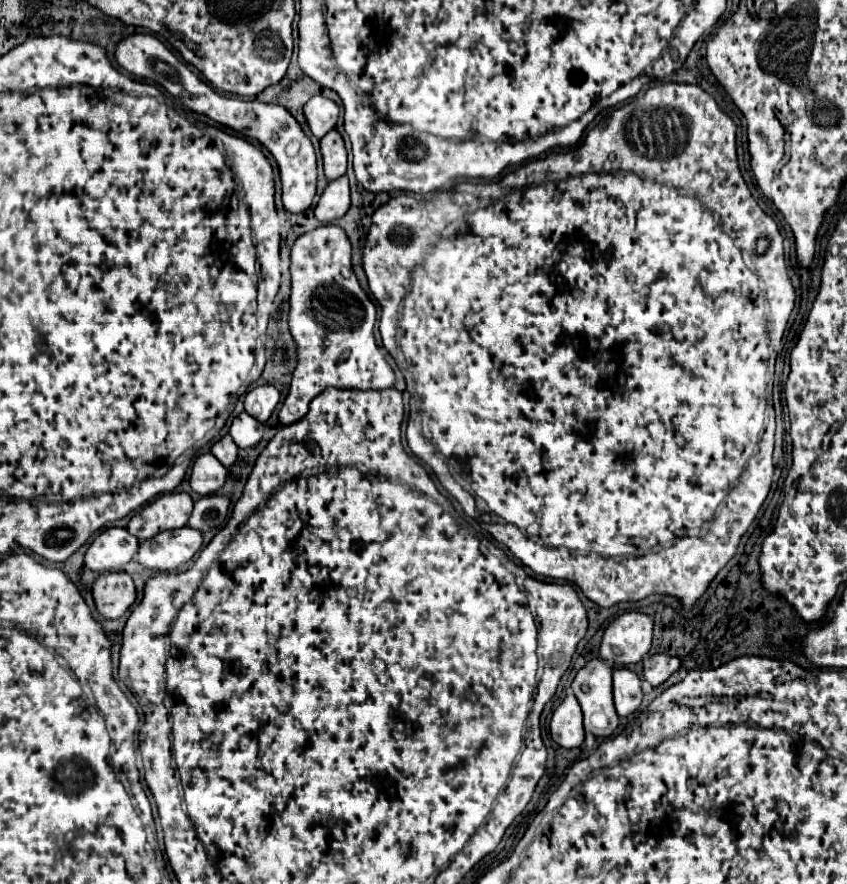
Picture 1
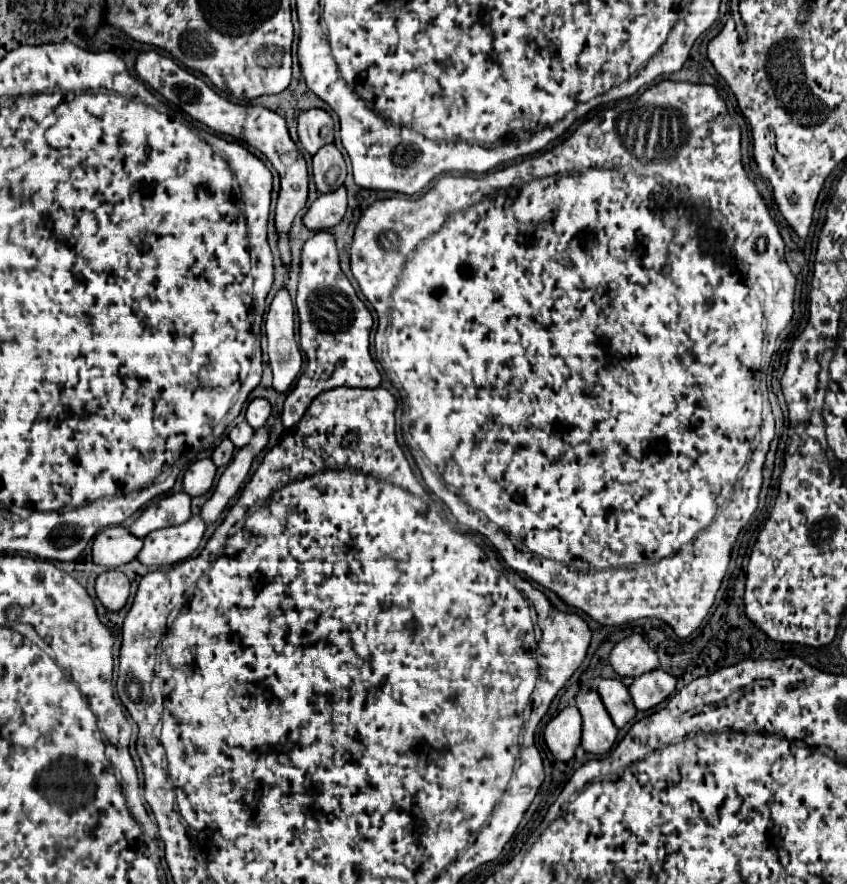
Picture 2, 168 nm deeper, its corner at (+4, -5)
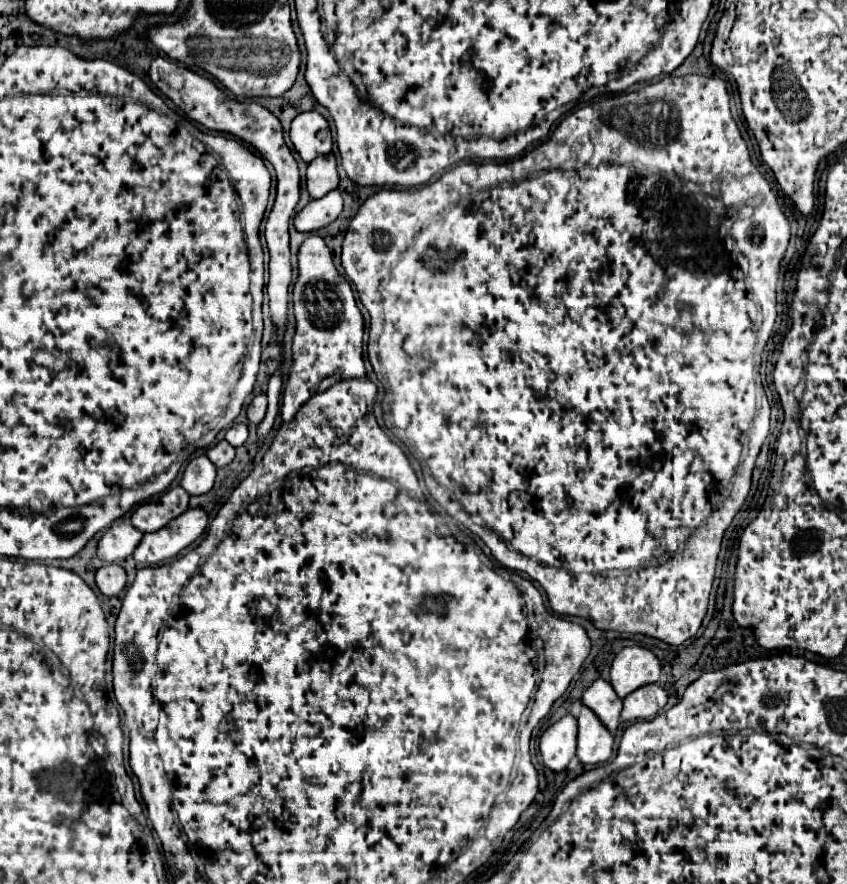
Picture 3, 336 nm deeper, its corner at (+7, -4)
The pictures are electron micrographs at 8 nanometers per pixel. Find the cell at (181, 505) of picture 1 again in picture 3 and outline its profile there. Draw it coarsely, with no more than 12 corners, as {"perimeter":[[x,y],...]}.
{"perimeter":[[168,489],[130,517],[142,533],[158,531],[188,509],[188,493]]}

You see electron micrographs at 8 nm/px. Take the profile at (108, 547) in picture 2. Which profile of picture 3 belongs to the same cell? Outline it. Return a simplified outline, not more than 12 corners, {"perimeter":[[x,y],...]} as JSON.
{"perimeter":[[114,523],[98,541],[96,555],[118,563],[134,553],[142,533]]}

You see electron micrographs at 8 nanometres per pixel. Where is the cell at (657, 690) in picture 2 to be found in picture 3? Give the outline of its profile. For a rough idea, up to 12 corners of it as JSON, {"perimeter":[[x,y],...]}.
{"perimeter":[[644,685],[624,697],[622,719],[654,719],[668,695]]}

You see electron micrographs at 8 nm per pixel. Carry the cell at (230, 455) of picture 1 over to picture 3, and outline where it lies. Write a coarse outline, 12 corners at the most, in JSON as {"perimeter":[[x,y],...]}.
{"perimeter":[[220,441],[206,455],[216,467],[234,459],[234,447]]}

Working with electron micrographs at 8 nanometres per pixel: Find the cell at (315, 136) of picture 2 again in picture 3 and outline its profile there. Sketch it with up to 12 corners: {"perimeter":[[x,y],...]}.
{"perimeter":[[318,111],[294,117],[290,139],[300,157],[332,151],[328,121]]}

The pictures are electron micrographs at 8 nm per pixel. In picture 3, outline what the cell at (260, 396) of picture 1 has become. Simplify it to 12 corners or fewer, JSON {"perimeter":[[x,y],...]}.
{"perimeter":[[256,395],[248,405],[250,423],[258,425],[266,413],[266,397]]}

